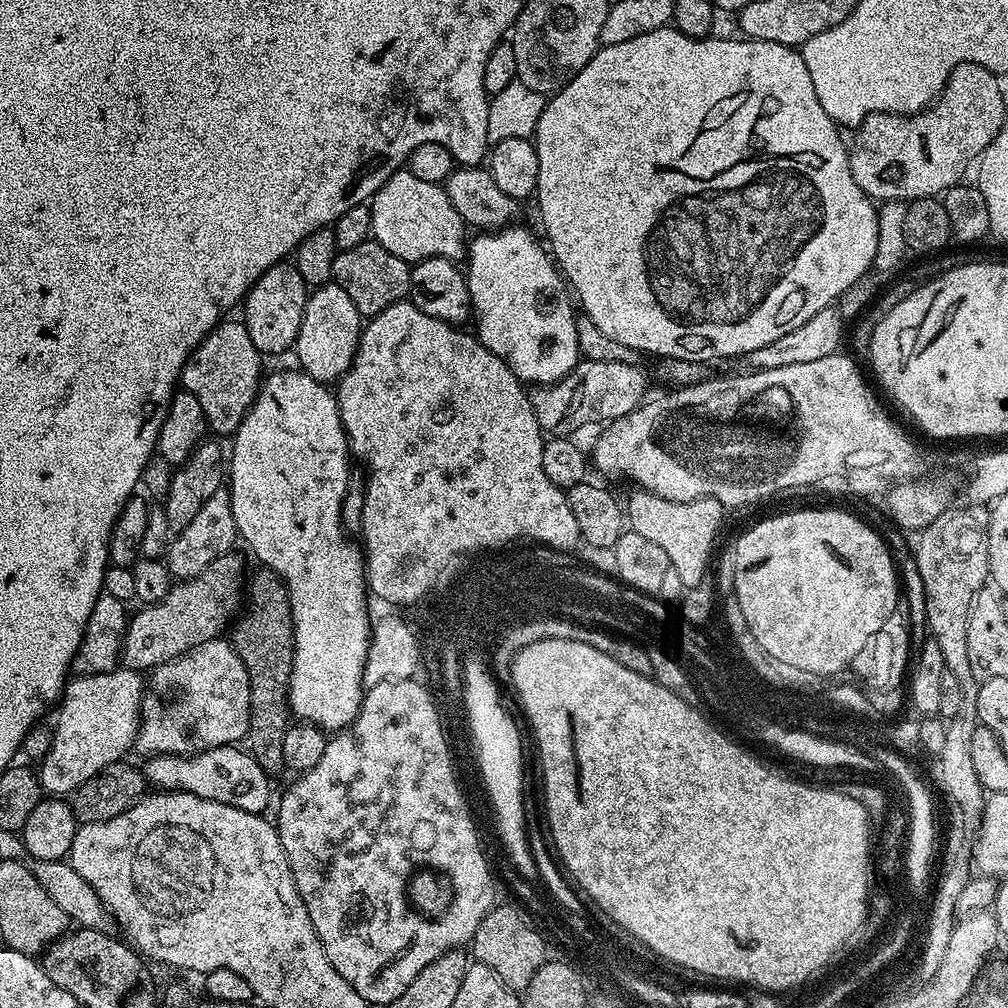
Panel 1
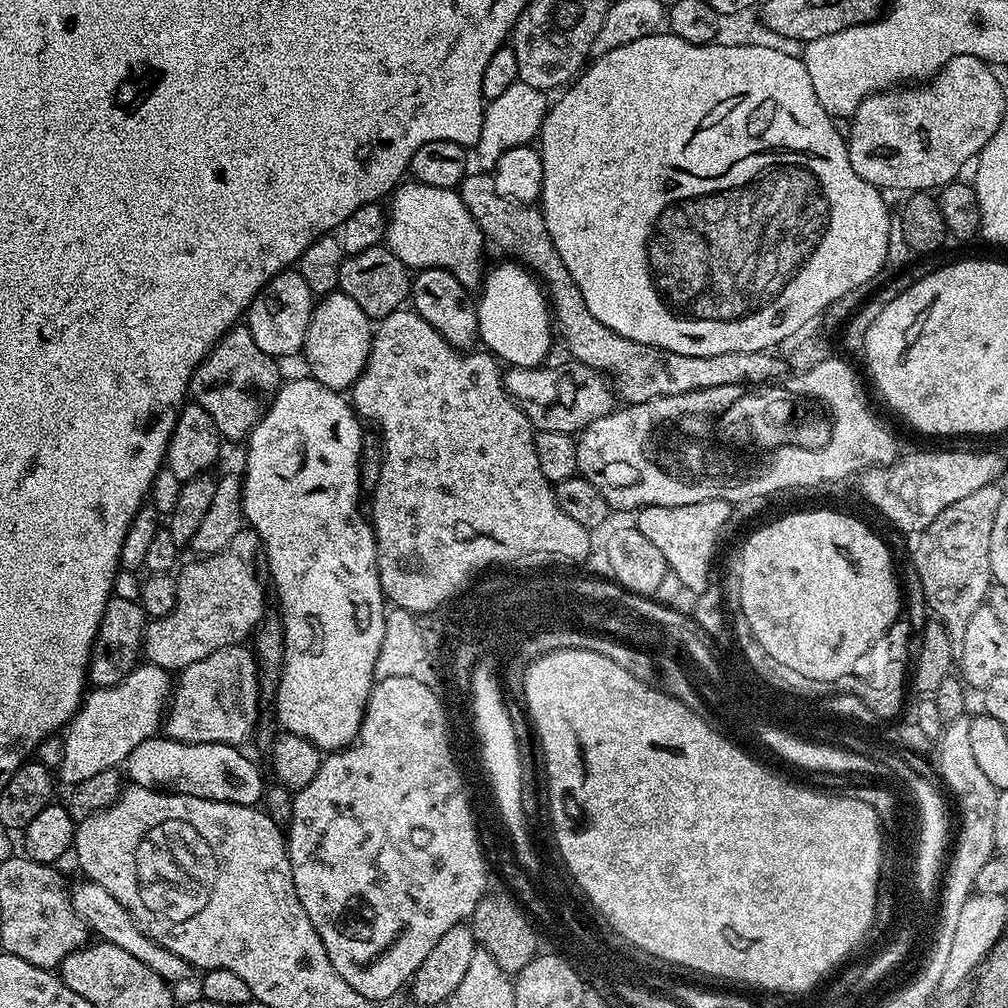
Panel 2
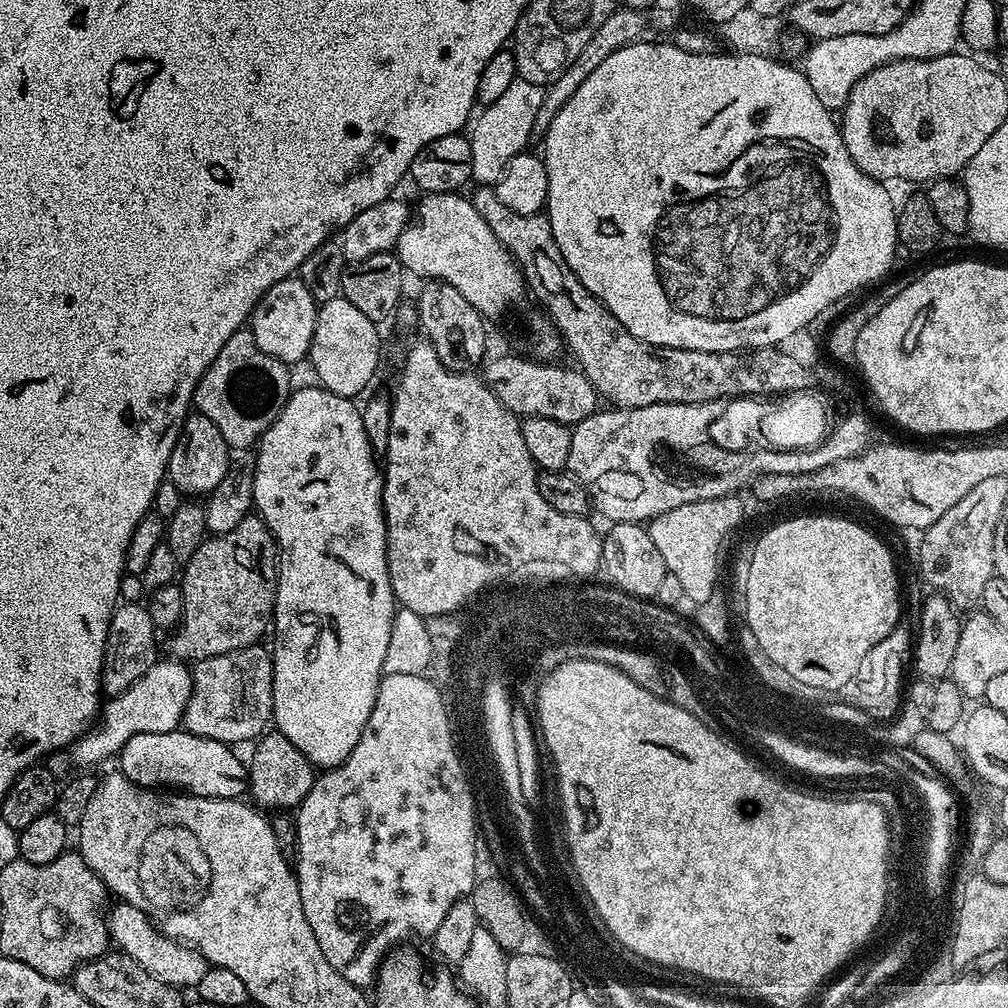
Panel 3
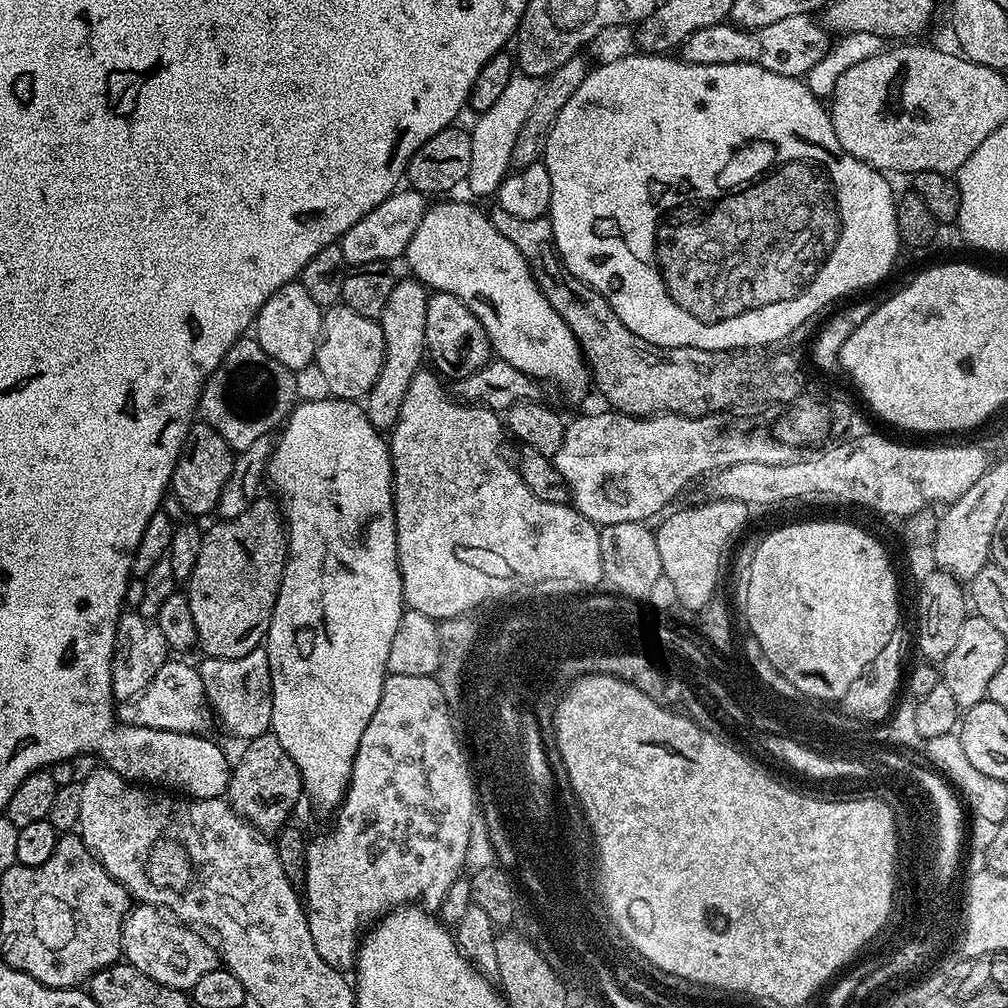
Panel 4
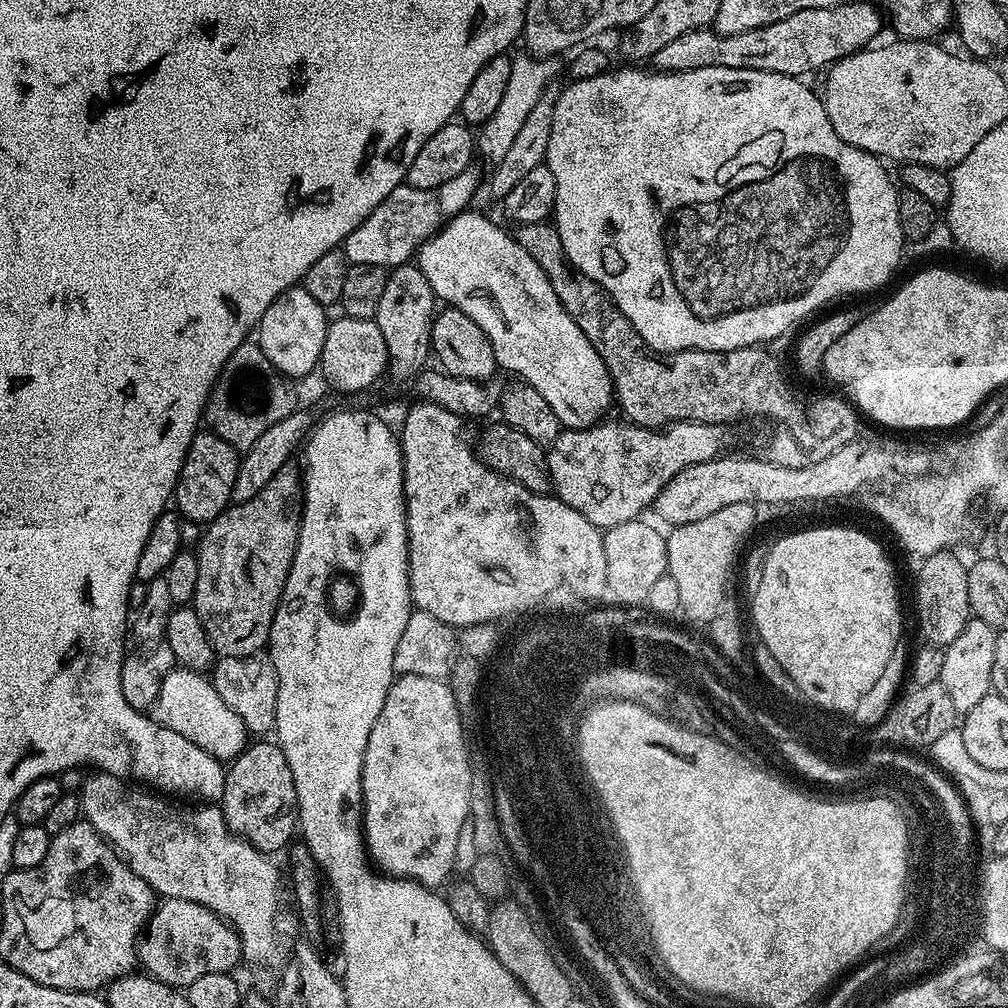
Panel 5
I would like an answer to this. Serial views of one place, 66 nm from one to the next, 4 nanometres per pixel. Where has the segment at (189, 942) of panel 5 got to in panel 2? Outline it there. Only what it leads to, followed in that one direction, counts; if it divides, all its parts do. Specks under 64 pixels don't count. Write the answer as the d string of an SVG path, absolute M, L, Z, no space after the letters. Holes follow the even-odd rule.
M84 878L81 881L81 884L71 885L70 895L74 910L82 918L89 933L96 935L97 932L100 935L97 937L105 944L122 946L122 950L126 950L126 954L134 954L134 958L138 958L138 962L146 962L146 966L150 966L150 970L154 970L154 974L158 974L163 980L177 982L176 980L187 978L188 972L190 973L189 964L182 958L178 958L178 954L170 954L170 950L155 944L137 926L134 918L118 902L118 898L114 898L114 894L109 894L103 886L98 886L98 882L93 880Z

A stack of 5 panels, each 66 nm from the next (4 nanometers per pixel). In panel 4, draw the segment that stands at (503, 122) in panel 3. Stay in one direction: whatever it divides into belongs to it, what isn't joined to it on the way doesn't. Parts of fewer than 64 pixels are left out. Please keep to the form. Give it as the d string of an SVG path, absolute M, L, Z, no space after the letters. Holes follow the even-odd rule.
M517 71L511 78L503 93L490 106L490 110L479 113L475 117L476 125L470 128L472 141L470 142L470 170L466 181L469 188L476 196L495 197L500 189L501 182L513 167L512 155L514 154L514 141L518 138L522 126L530 110L534 110L534 102L538 98L541 81L535 76L528 76L525 72Z

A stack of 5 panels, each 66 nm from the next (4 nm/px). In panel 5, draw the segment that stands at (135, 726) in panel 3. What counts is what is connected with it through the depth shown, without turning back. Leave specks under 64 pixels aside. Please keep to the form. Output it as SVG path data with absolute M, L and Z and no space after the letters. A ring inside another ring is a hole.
M179 666L173 668L166 678L162 678L162 688L158 690L158 698L150 709L152 719L166 730L174 730L174 734L182 734L190 742L194 742L206 754L221 762L231 762L248 747L250 733L248 727L218 698L211 679L207 675L191 672L189 668Z

